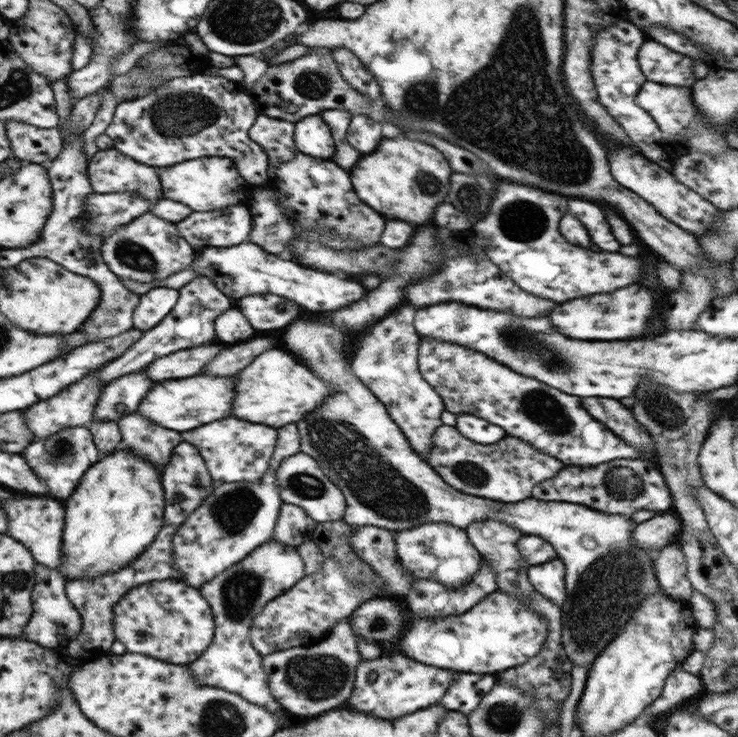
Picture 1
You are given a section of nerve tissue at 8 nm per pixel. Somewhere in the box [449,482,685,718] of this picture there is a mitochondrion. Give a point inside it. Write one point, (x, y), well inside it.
(605, 590)

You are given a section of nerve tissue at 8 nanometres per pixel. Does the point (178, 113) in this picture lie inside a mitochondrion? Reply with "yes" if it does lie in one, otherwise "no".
yes

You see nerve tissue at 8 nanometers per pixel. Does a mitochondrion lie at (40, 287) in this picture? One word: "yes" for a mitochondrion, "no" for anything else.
no

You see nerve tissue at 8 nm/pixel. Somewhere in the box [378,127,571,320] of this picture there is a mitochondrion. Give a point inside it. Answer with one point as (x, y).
(522, 221)

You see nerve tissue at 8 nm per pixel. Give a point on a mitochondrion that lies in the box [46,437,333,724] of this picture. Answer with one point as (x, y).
(239, 591)

